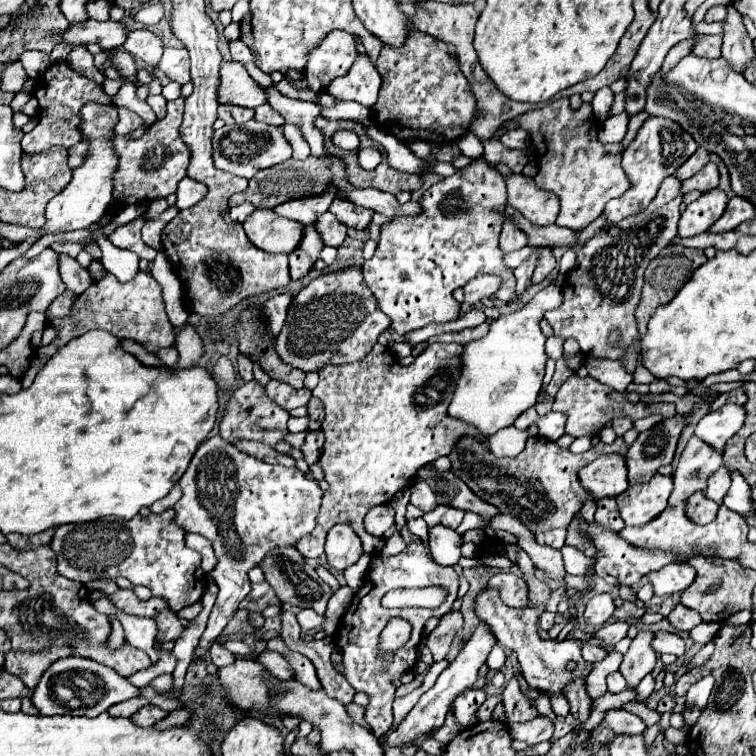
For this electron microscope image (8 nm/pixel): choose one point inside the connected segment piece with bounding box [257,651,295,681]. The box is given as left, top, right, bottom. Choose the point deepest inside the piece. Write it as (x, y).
(273, 662)

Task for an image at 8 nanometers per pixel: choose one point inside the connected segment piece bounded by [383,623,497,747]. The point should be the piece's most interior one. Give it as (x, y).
(427, 716)

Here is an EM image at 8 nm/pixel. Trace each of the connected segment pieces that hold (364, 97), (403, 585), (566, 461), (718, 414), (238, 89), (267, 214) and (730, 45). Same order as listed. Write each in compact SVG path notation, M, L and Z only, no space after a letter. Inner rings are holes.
M359 55L355 67L351 67L347 75L331 81L327 93L337 101L355 101L371 109L377 103L379 89L381 89L379 71L375 69L375 65L371 65L369 55Z
M405 547L399 555L395 557L387 557L383 553L375 555L371 559L369 569L365 571L365 581L361 585L361 589L353 595L353 601L347 609L347 613L343 615L337 633L335 633L335 645L339 647L341 655L343 655L343 665L345 665L345 679L351 683L351 687L357 693L365 693L369 695L369 703L365 705L365 721L371 727L373 735L379 739L383 737L389 727L393 725L393 713L391 713L391 705L395 699L395 687L391 685L393 679L401 679L403 673L411 671L415 667L415 653L417 653L417 645L421 641L421 633L423 633L423 625L429 617L435 615L445 615L451 609L451 603L457 597L457 575L445 575L445 573L427 573L427 571L417 571L423 569L421 563L429 563L429 561L421 561L421 559L409 559L409 553L417 553L417 549ZM423 587L443 587L447 589L447 597L443 599L443 603L435 609L421 609L421 607L411 607L411 609L385 609L381 605L381 597L391 591L391 589L423 589ZM393 617L403 617L405 621L411 623L411 639L397 649L393 655L389 657L377 657L377 649L379 649L379 635L381 629L387 625L389 619Z
M463 435L451 449L451 473L455 473L465 485L483 501L495 505L501 513L509 513L517 517L529 531L539 533L555 527L567 527L571 523L571 517L579 513L583 501L589 497L589 493L583 493L577 469L591 463L599 455L605 453L617 453L625 455L627 445L623 437L617 437L611 445L599 443L591 447L589 451L581 455L573 455L569 449L557 447L553 441L547 441L543 437L531 437L525 445L525 449L513 457L513 459L497 459L495 455L487 453L471 435ZM497 485L503 489L499 491Z
M725 403L717 411L709 411L695 427L695 435L715 449L723 451L727 439L731 439L745 423L745 407Z
M227 61L227 63L221 63L219 67L217 101L223 105L255 109L265 103L265 97L263 97L263 89L259 89L259 83L255 83L247 75L241 63Z
M257 209L243 223L249 241L267 253L291 253L299 247L303 225L283 219L269 209Z
M727 7L727 17L723 21L723 59L735 69L743 71L753 61L753 41L745 31L743 15L735 7Z

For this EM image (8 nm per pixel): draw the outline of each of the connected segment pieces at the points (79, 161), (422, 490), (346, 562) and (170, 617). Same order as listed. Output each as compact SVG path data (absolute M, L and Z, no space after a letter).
M81 141L81 143L75 143L73 147L69 147L69 167L77 169L79 165L83 165L87 155L89 155L89 143L87 141Z
M419 481L419 483L415 483L415 485L411 487L411 503L413 503L417 509L421 509L423 513L427 513L427 511L431 511L431 509L437 507L435 493L433 493L431 487L429 487L427 483L423 483L423 481Z
M335 525L327 533L325 555L327 555L329 567L337 571L345 571L349 565L353 565L363 555L363 547L361 547L359 537L349 525Z
M167 609L161 611L155 617L155 623L157 623L157 635L155 635L155 639L159 643L175 641L183 633L183 625L181 625L181 621L177 619L177 615L173 611L167 611Z

